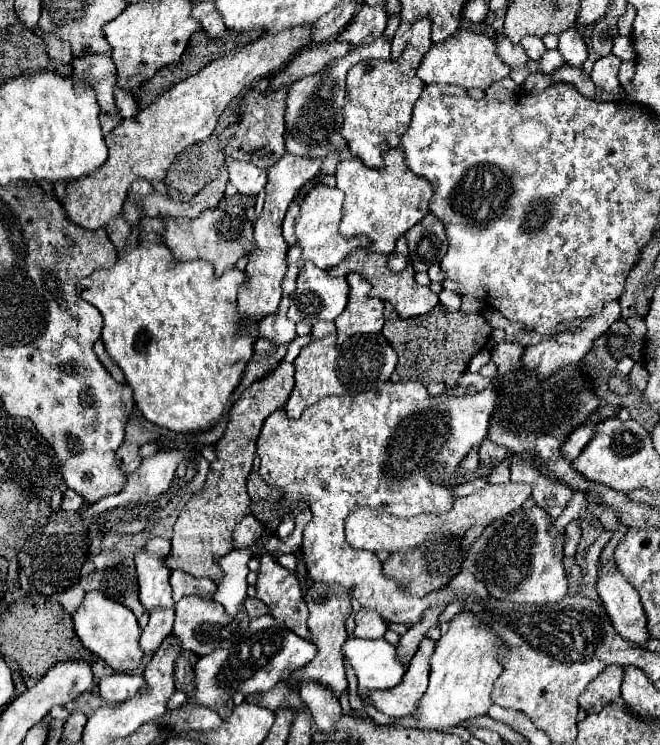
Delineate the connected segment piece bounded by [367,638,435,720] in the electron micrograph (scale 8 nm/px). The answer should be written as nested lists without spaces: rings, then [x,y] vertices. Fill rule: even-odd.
[[[423,638],[419,644],[419,650],[411,658],[411,664],[403,676],[403,682],[397,688],[391,688],[389,692],[385,690],[369,692],[367,696],[371,704],[393,720],[409,716],[417,708],[419,698],[427,690],[429,658],[433,654],[433,648],[435,648],[435,642],[429,638]]]

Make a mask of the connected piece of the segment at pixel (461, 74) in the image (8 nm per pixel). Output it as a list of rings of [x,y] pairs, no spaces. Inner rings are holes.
[[[455,30],[445,42],[431,46],[421,66],[417,68],[417,76],[423,80],[423,84],[455,84],[467,90],[487,90],[493,82],[509,76],[509,66],[505,66],[497,56],[495,42],[491,38],[467,30]]]

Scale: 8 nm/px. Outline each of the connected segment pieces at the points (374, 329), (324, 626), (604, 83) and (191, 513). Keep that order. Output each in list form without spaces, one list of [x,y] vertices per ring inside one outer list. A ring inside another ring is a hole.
[[[349,274],[351,282],[349,304],[341,316],[337,316],[337,336],[343,342],[345,336],[353,334],[377,334],[383,328],[383,302],[377,298],[369,298],[371,284],[359,274]]]
[[[313,582],[311,588],[305,594],[305,604],[309,608],[309,632],[313,634],[311,642],[319,648],[315,660],[311,660],[307,666],[295,670],[295,674],[289,678],[291,684],[295,684],[295,688],[299,686],[297,682],[301,680],[317,680],[319,684],[327,686],[329,690],[333,690],[337,696],[347,688],[347,680],[345,680],[345,668],[343,668],[343,644],[347,640],[347,628],[345,628],[345,620],[349,618],[349,614],[353,612],[351,602],[349,602],[349,594],[337,586],[337,584],[325,584],[325,582]]]
[[[613,54],[599,58],[591,70],[591,80],[597,88],[603,88],[607,92],[621,92],[621,84],[617,80],[617,70],[619,70],[621,60]]]
[[[281,362],[271,374],[249,386],[233,404],[225,434],[215,446],[217,458],[209,466],[205,486],[191,496],[191,500],[179,512],[179,518],[175,522],[171,552],[167,556],[169,568],[183,570],[185,574],[191,574],[195,578],[207,576],[213,582],[221,580],[221,574],[207,574],[207,572],[219,558],[223,558],[225,554],[229,554],[229,550],[233,550],[233,532],[239,526],[239,522],[245,518],[249,506],[245,480],[253,466],[253,454],[259,430],[265,418],[277,408],[283,408],[285,402],[289,400],[289,394],[295,386],[293,372],[295,372],[293,364]]]

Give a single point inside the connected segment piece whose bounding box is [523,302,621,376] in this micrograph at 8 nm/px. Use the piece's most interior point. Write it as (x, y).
(569, 347)

